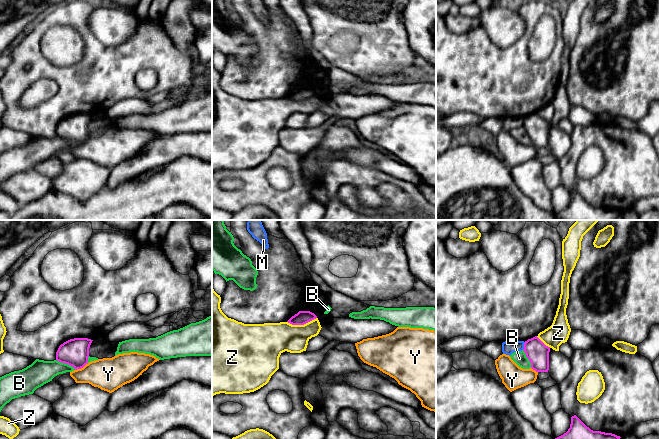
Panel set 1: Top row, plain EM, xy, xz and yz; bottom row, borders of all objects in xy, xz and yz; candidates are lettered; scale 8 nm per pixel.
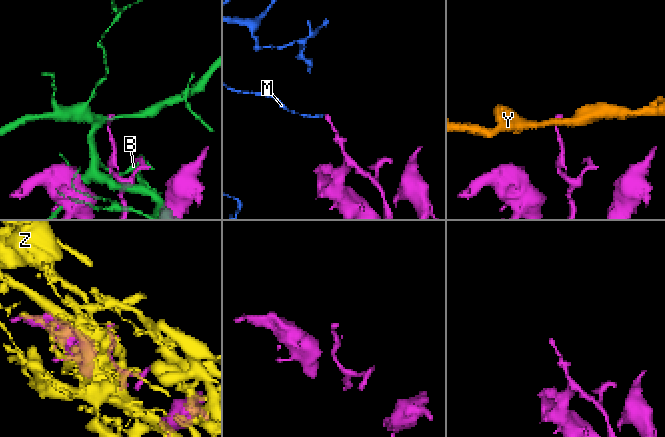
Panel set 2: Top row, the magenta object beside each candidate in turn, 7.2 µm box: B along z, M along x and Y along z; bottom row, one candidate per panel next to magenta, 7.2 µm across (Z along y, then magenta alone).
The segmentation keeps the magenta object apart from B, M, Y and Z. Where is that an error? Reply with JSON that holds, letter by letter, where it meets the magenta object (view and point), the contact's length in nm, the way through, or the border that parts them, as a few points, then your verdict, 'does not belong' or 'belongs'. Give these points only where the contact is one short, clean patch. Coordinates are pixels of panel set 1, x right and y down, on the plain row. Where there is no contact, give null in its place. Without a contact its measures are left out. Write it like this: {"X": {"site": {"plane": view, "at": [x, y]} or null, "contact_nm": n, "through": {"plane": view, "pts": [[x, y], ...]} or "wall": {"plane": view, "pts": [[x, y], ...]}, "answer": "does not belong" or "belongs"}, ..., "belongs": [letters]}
{"B": {"site": {"plane": "xy", "at": [66, 139]}, "contact_nm": 180, "answer": "does not belong"}, "M": {"site": {"plane": "yz", "at": [524, 122]}, "contact_nm": 70, "wall": {"plane": "yz", "pts": [[525, 118], [522, 125]]}, "answer": "does not belong"}, "Y": {"site": {"plane": "xy", "at": [80, 144]}, "contact_nm": 110, "wall": {"plane": "xy", "pts": [[86, 139], [75, 146]]}, "answer": "does not belong"}, "Z": {"site": {"plane": "xz", "at": [301, 100]}, "contact_nm": 240, "answer": "does not belong"}, "belongs": []}

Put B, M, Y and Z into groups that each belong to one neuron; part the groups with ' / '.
B / M / Y / Z

